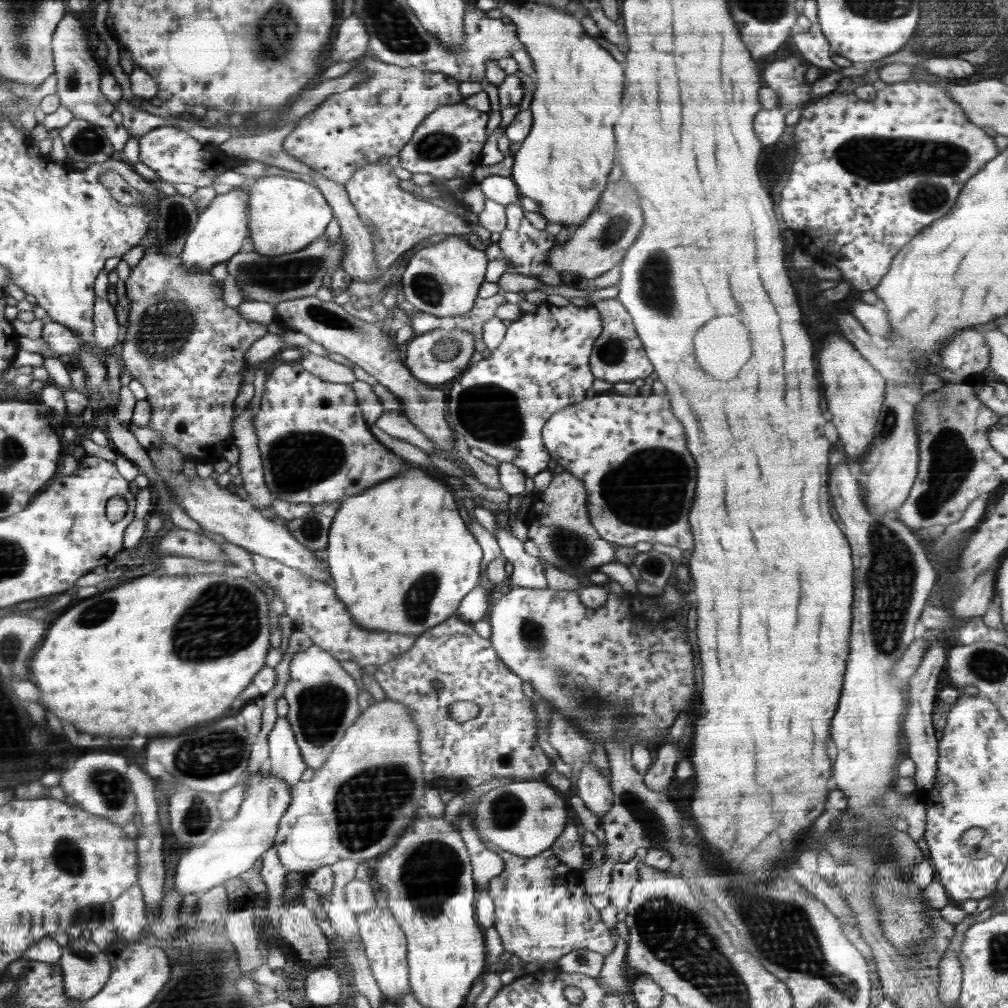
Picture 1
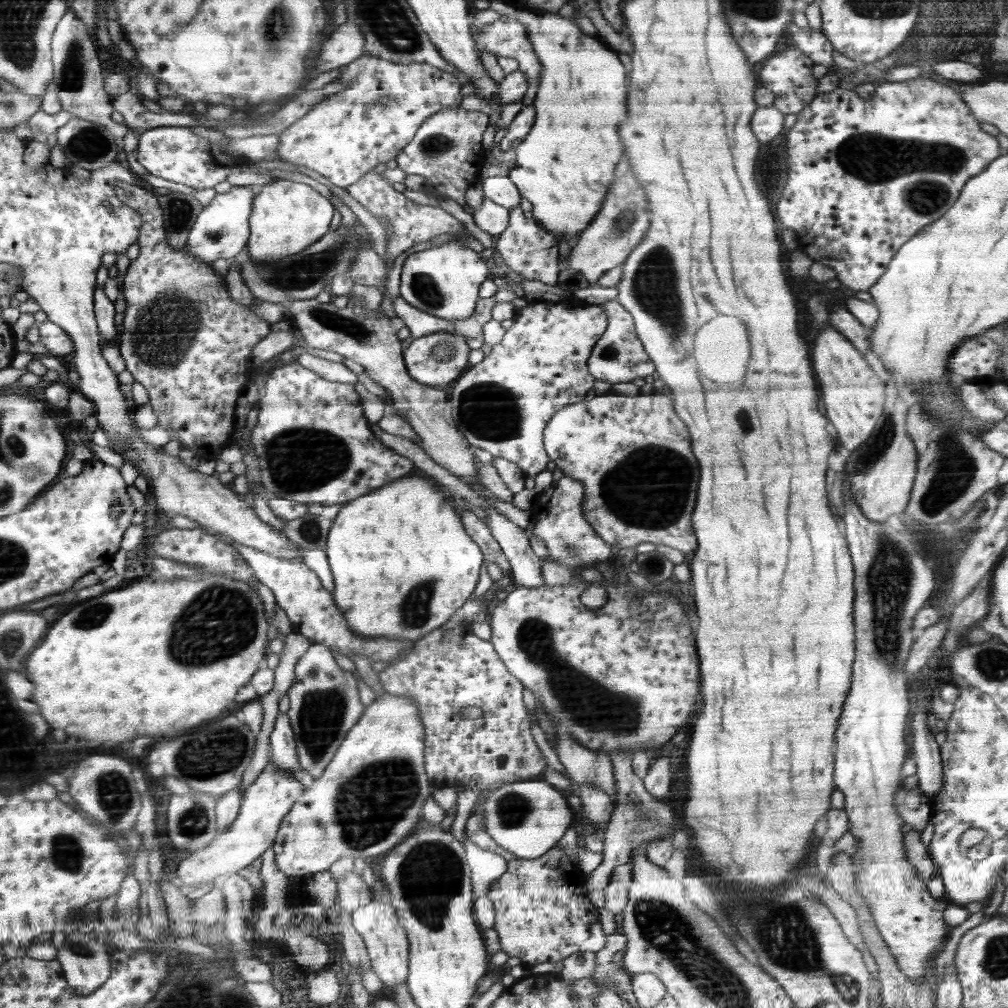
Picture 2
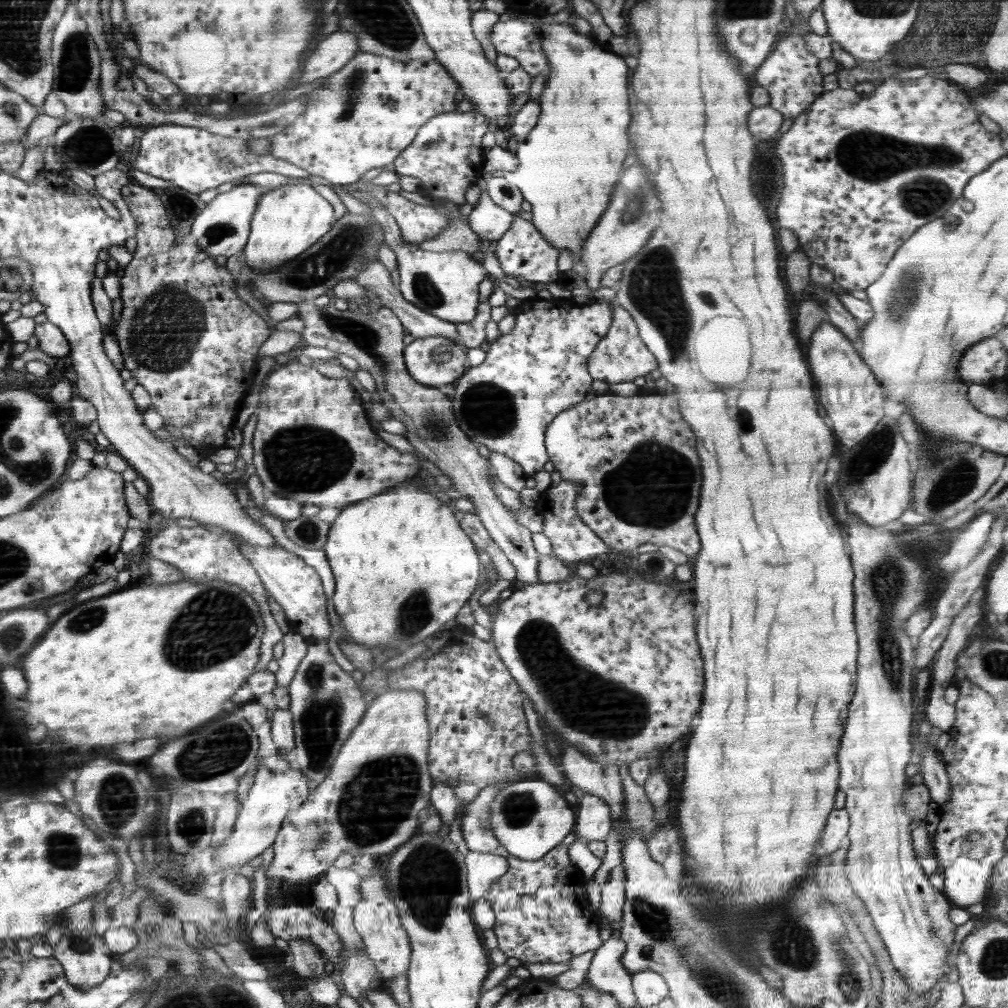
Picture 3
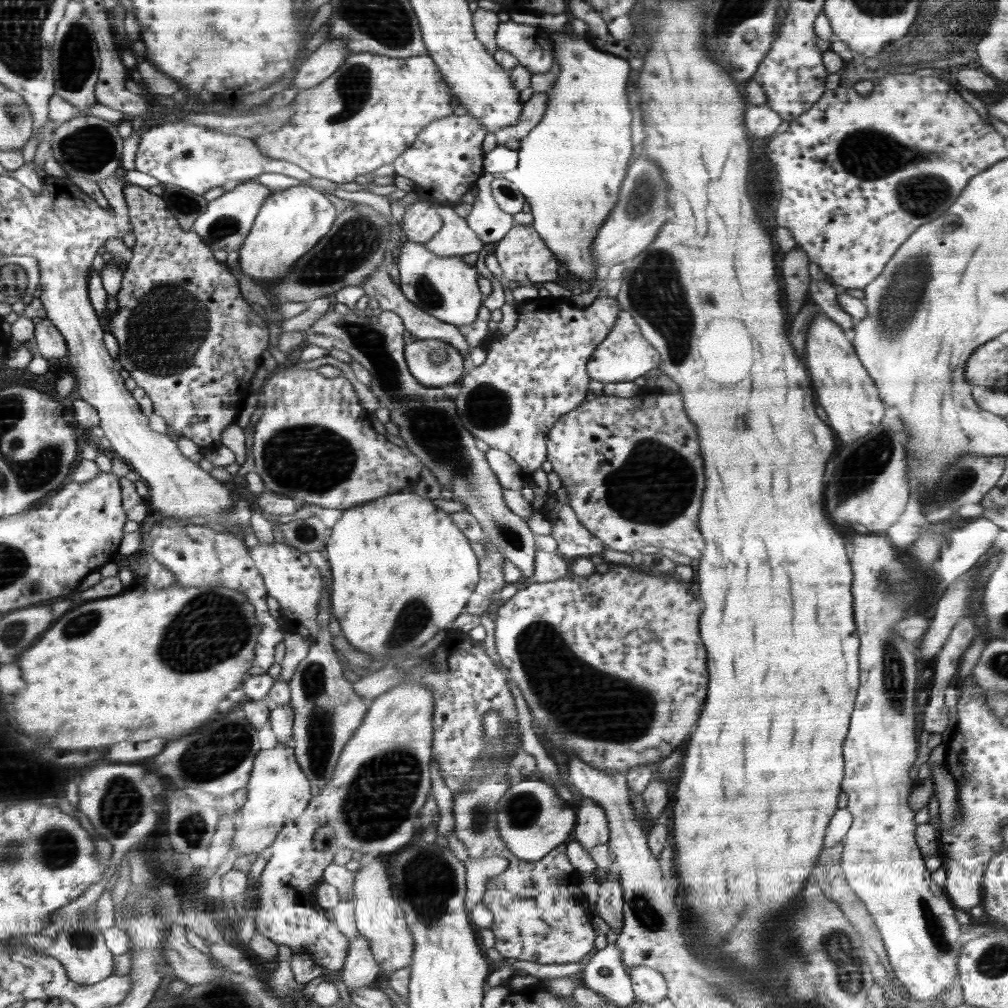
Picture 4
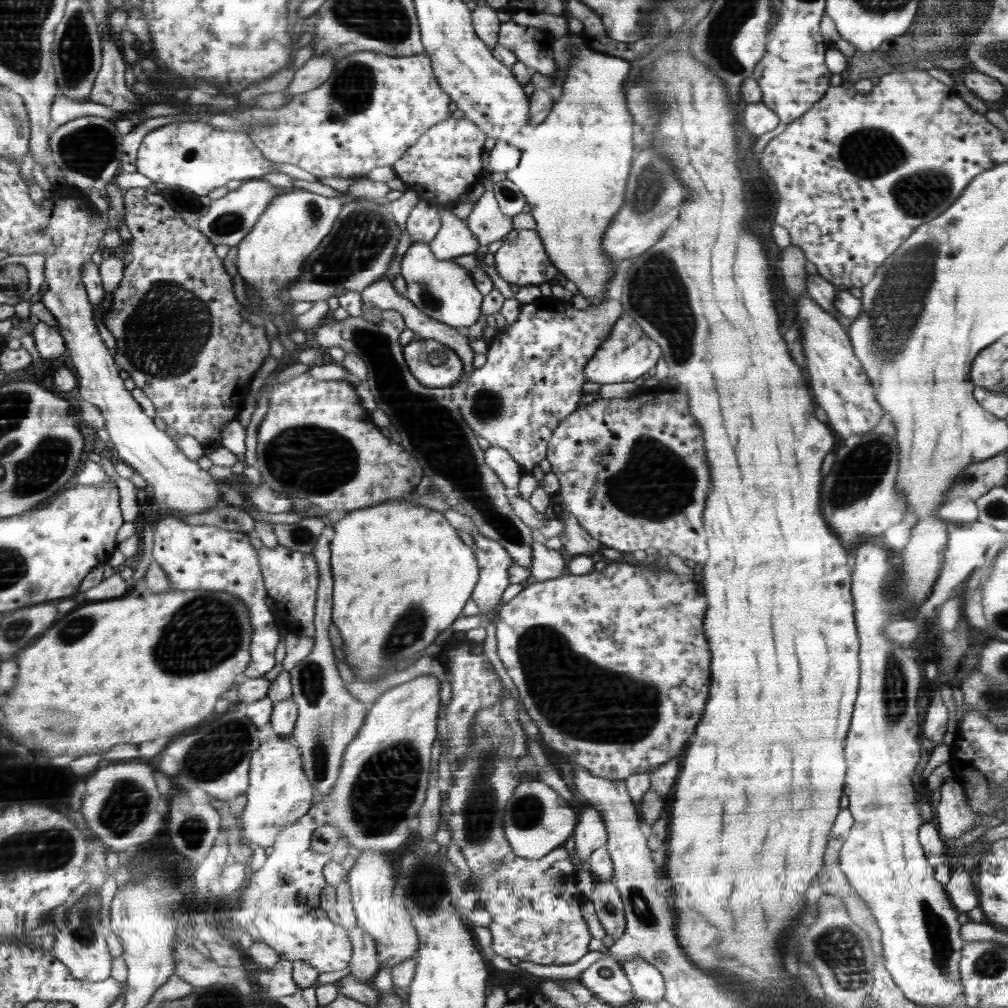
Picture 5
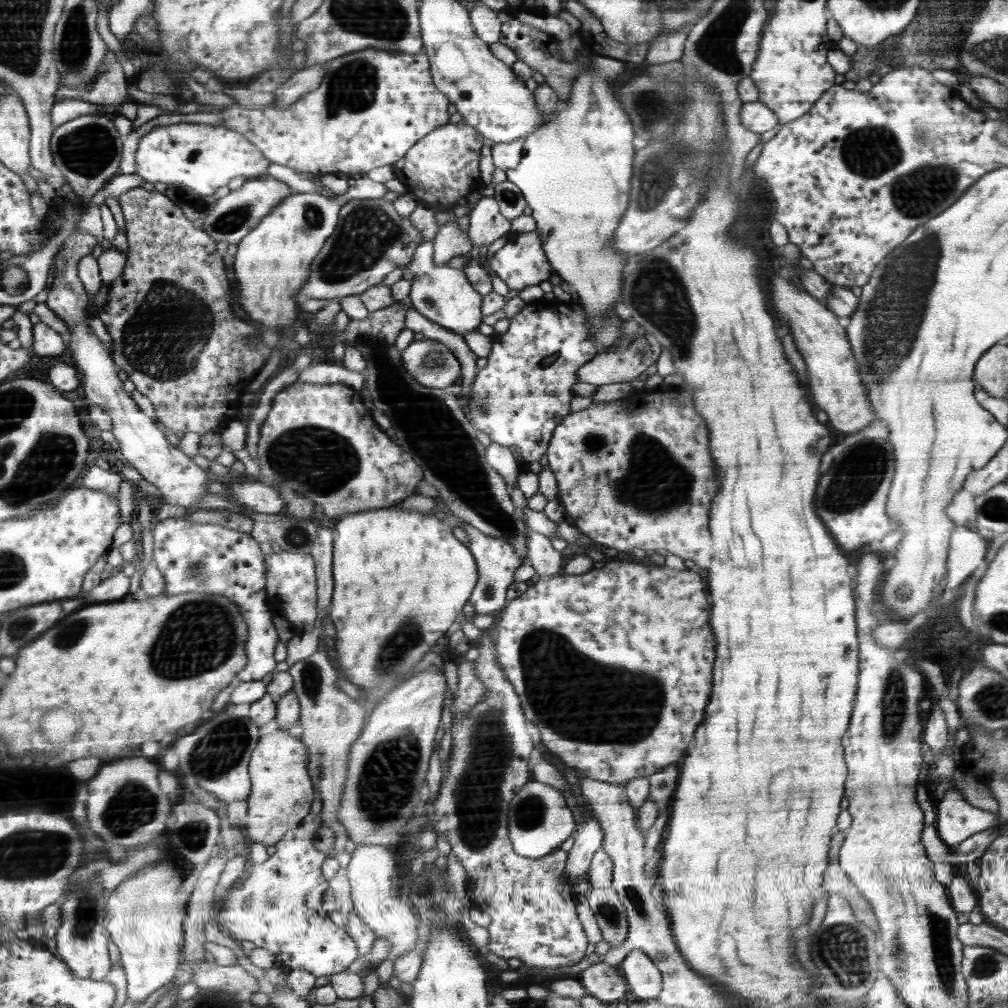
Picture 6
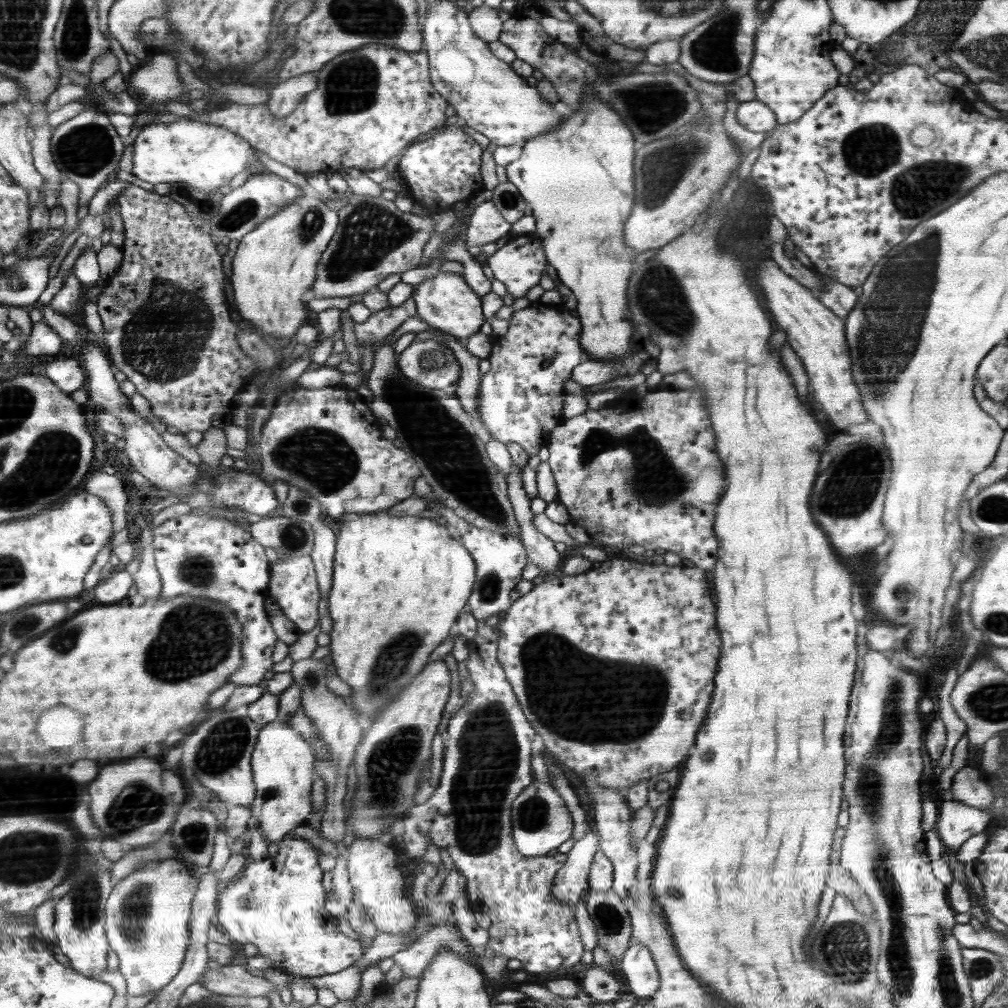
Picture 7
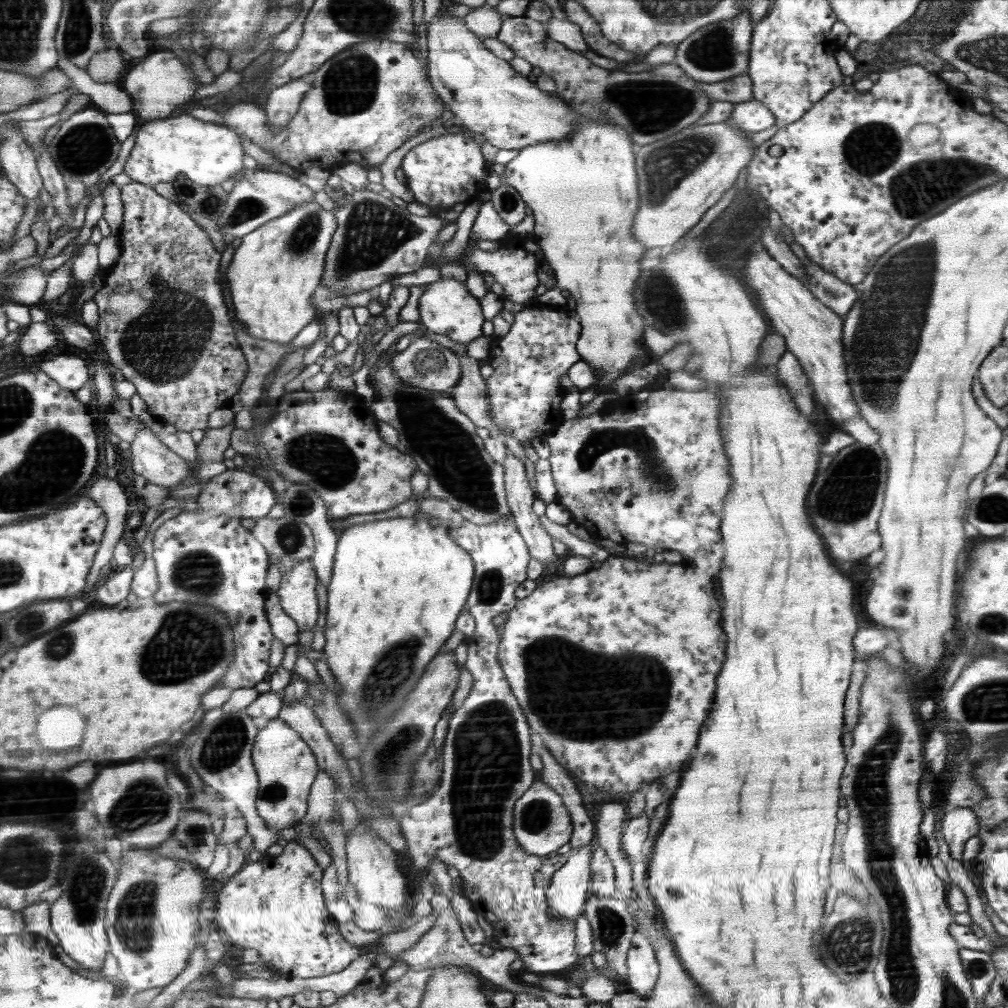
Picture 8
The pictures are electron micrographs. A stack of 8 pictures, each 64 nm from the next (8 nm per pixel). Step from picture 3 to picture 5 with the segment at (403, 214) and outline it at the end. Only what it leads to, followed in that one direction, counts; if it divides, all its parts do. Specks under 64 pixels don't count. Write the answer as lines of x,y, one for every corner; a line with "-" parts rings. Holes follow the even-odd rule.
424,199
408,214
407,232
412,242
430,242
441,227
438,209

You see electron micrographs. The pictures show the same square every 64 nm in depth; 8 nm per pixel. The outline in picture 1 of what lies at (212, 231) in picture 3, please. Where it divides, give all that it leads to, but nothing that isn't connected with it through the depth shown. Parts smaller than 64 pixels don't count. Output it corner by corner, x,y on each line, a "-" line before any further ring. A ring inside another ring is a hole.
246,188
240,190
232,189
228,194
217,195
211,205
201,214
198,225
188,237
185,251
182,254
184,264
189,271
199,273
210,273
216,264
228,262
240,252
240,247
248,228
246,226
246,212
249,205
246,203

